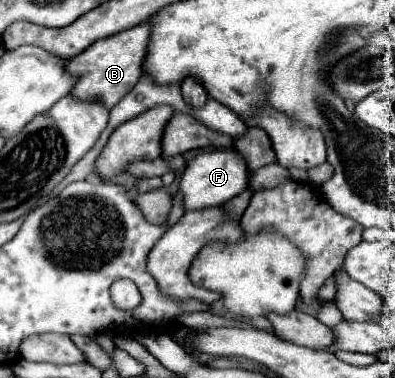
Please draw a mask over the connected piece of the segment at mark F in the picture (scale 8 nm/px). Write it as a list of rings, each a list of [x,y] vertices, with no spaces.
[[[213,150],[213,152],[201,152],[197,154],[189,164],[181,178],[181,192],[185,196],[185,208],[197,210],[205,206],[219,206],[227,200],[235,198],[243,190],[247,190],[249,182],[249,168],[245,158],[235,150]]]

